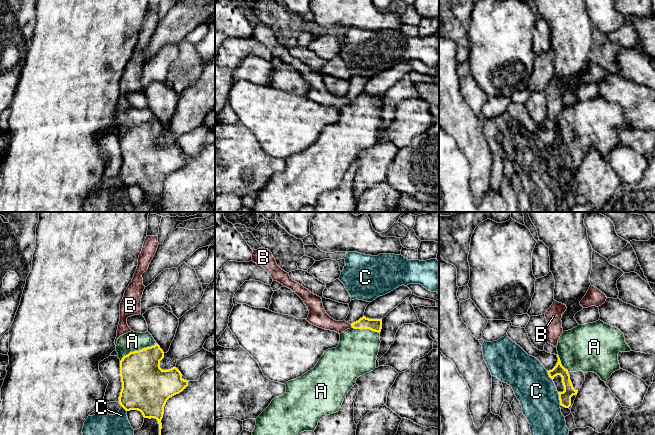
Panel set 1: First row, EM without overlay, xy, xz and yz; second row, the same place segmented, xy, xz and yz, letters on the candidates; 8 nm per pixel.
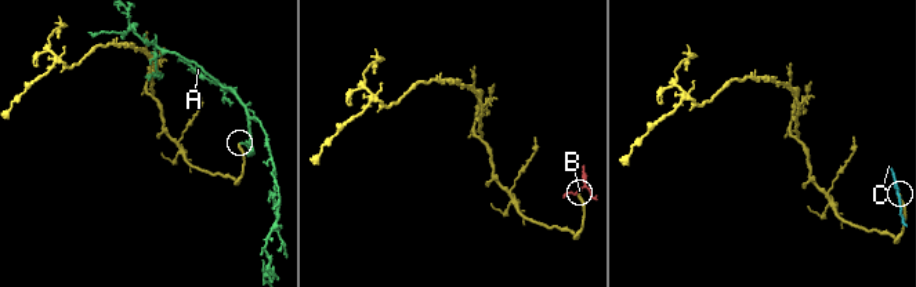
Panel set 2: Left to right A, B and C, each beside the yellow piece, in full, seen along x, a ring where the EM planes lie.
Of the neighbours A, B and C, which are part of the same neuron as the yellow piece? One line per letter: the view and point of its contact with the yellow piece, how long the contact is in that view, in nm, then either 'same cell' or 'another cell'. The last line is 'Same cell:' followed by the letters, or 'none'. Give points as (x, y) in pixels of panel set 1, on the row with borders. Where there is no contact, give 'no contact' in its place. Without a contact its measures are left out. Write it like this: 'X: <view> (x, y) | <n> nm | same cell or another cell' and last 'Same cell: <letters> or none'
A: xy (137, 351) | 320 nm | same cell
B: xz (351, 325) | 40 nm | another cell
C: yz (559, 399) | 120 nm | another cell
Same cell: A

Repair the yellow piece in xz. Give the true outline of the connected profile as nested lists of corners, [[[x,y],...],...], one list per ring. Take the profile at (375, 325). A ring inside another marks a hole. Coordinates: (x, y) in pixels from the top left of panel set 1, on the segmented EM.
[[[363,316],[351,326],[340,334],[339,345],[326,350],[313,369],[285,383],[286,393],[274,398],[255,419],[252,435],[299,435],[304,431],[314,431],[323,417],[339,411],[357,378],[376,368],[381,343],[382,319]]]

